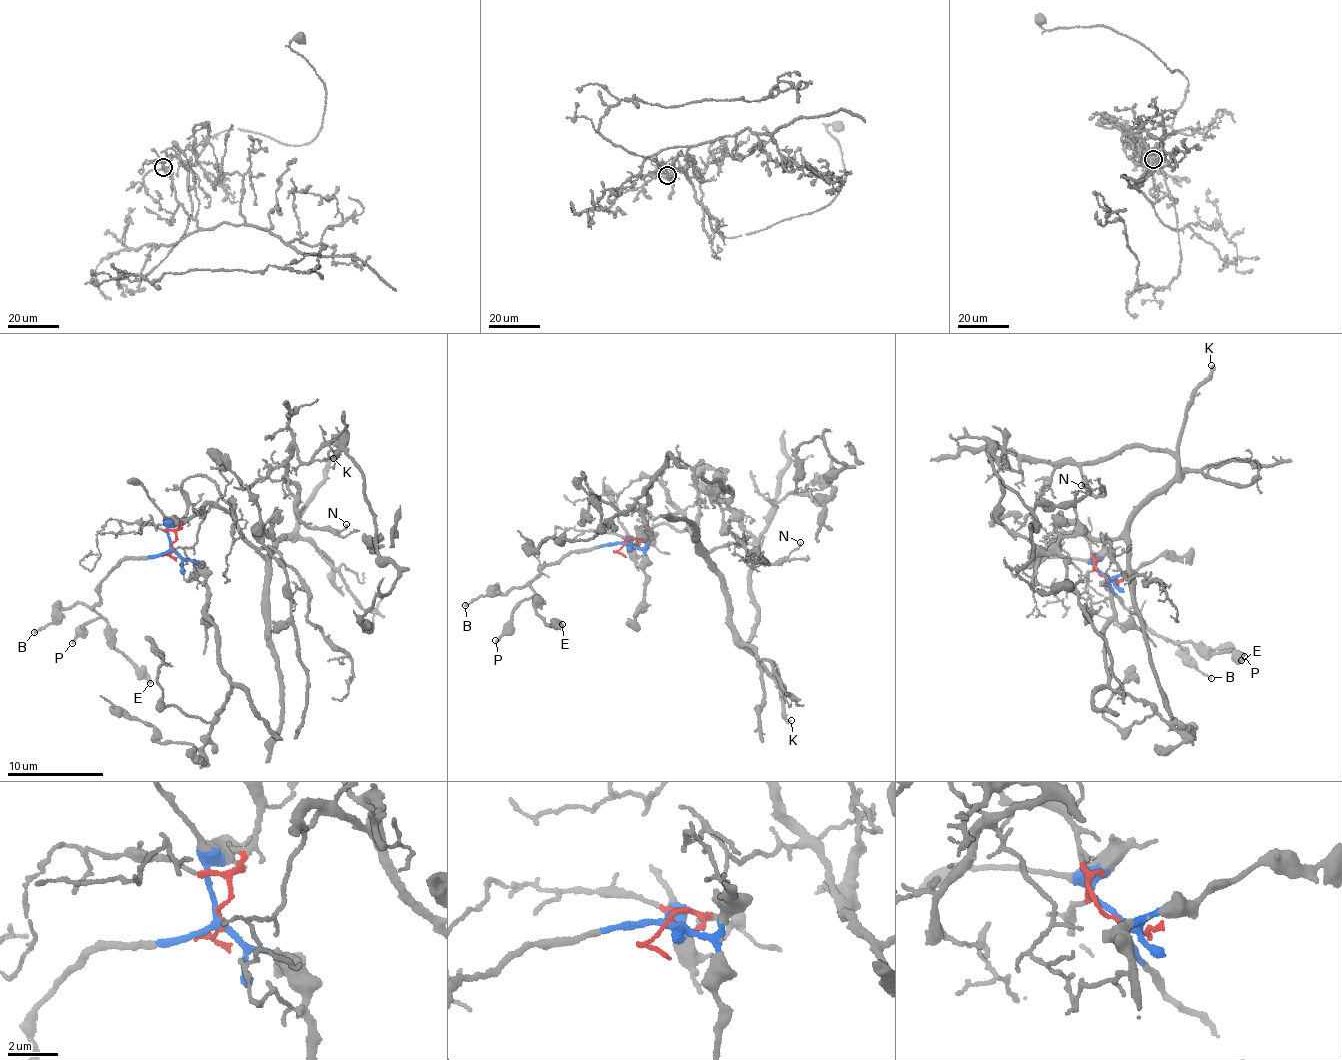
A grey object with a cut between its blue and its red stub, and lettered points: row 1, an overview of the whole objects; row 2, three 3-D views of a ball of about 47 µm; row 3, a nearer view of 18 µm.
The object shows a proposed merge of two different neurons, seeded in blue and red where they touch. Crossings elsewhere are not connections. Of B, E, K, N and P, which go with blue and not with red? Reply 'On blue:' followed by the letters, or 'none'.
On blue: B, E, P

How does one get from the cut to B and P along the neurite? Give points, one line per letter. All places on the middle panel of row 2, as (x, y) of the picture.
B: (627, 542), (570, 552), (529, 583), (465, 605)
P: (627, 542), (570, 552), (543, 568), (531, 581), (533, 593), (512, 614), (512, 625), (495, 640)

